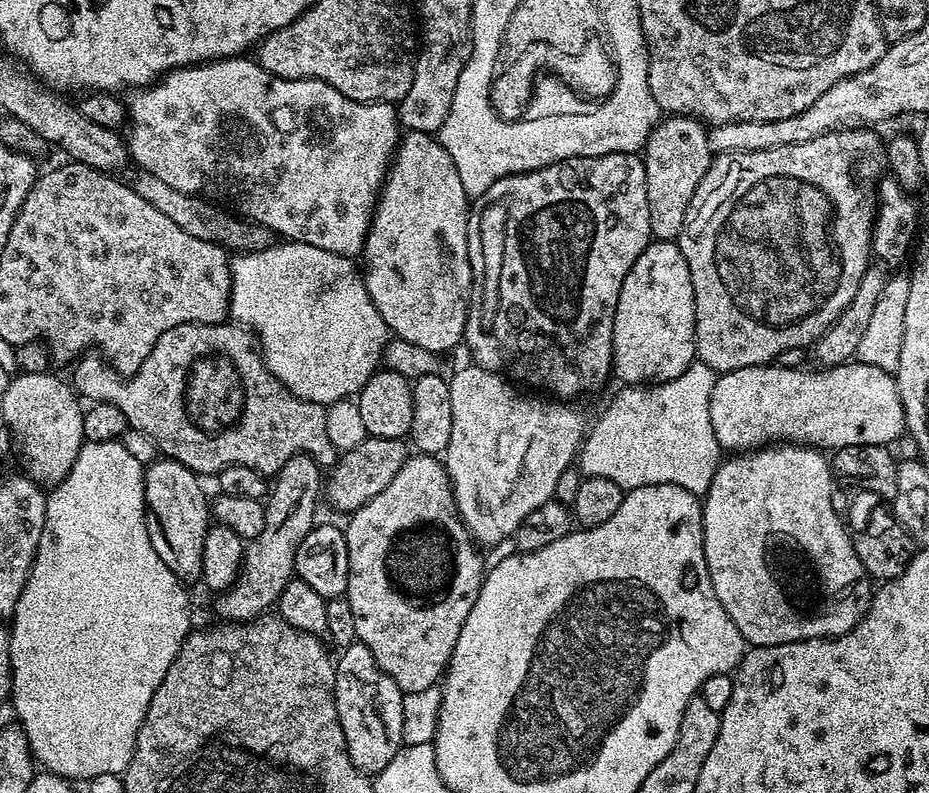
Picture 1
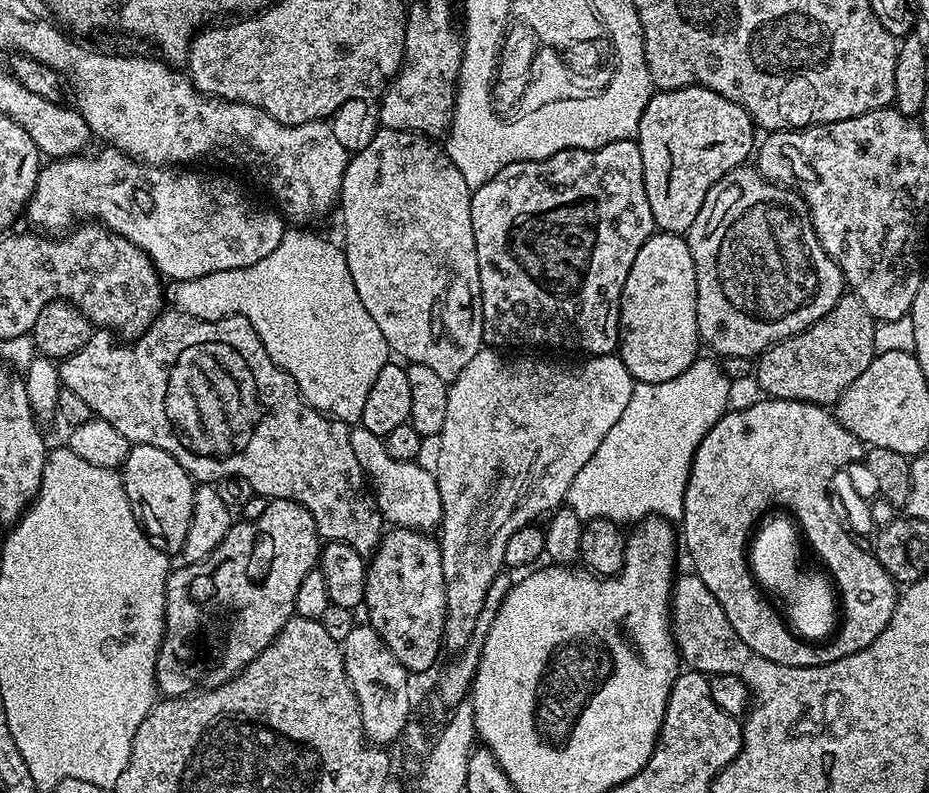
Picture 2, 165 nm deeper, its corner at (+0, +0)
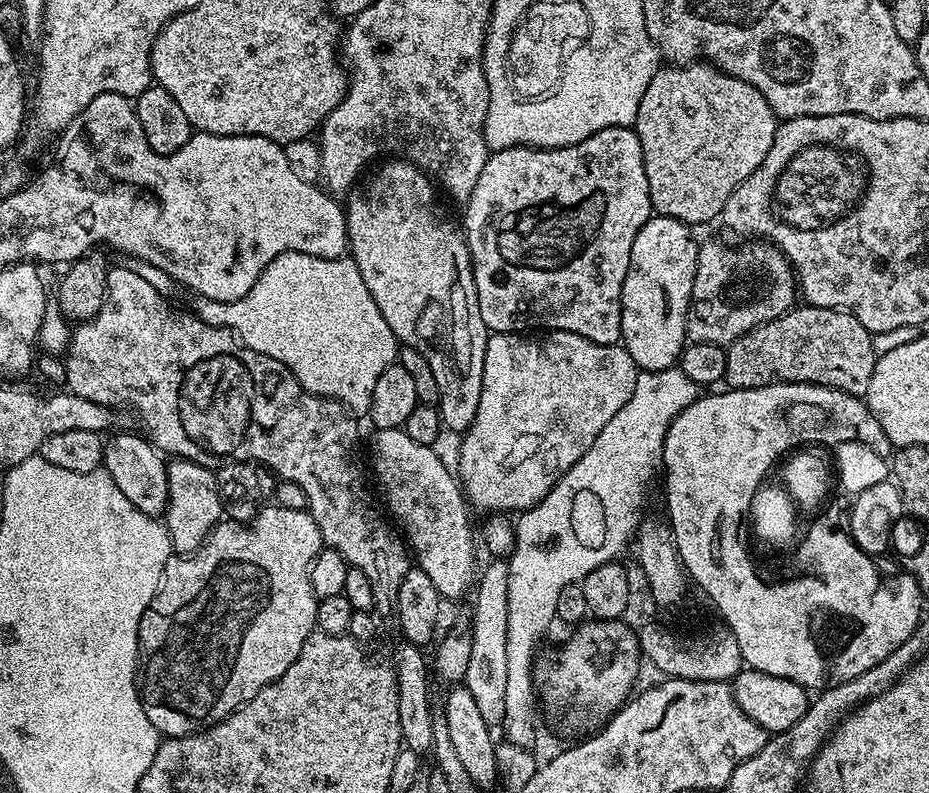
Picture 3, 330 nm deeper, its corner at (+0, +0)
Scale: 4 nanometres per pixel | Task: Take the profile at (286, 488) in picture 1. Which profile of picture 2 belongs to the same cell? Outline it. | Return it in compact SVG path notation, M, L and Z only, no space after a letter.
M268 500L266 510L258 514L258 518L247 522L233 523L232 528L226 534L226 538L206 559L197 564L184 564L180 569L169 571L168 585L164 591L164 637L160 643L160 651L156 653L156 687L165 697L175 698L195 694L209 688L221 688L226 682L234 679L258 654L262 654L276 641L276 635L286 626L286 622L294 615L298 588L302 586L302 578L310 574L317 567L320 559L322 541L316 530L314 518L302 505L293 500Z

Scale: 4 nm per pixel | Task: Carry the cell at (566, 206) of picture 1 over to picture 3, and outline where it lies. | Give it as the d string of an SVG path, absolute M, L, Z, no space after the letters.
M631 127L598 130L598 134L586 138L580 144L571 144L565 148L522 147L492 152L486 166L482 166L482 174L478 174L478 182L474 182L474 190L463 208L462 231L467 239L468 253L472 259L478 310L489 333L524 334L529 330L551 330L573 332L590 342L599 344L614 344L620 340L620 295L626 270L630 266L630 250L634 246L634 238L638 230L642 230L642 226L654 212L646 186L642 142Z

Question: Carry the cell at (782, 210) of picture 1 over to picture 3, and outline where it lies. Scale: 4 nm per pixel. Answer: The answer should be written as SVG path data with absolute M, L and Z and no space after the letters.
M703 244L699 245L696 253L696 273L694 274L694 286L692 287L692 301L688 304L688 334L687 339L693 344L698 342L710 342L727 346L733 344L734 341L742 334L753 332L758 326L762 326L766 322L770 322L774 318L784 316L790 309L794 307L798 300L798 282L794 277L791 265L785 259L783 252L779 250L768 250L772 252L751 252L748 248L727 248L724 244Z

